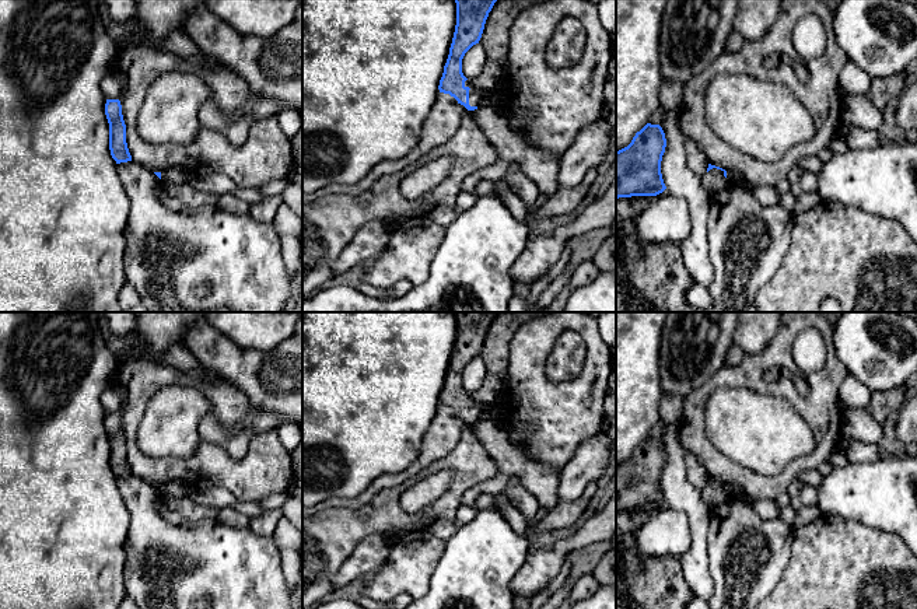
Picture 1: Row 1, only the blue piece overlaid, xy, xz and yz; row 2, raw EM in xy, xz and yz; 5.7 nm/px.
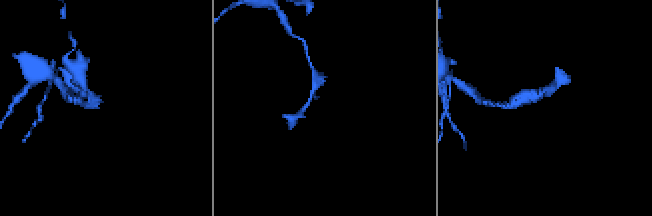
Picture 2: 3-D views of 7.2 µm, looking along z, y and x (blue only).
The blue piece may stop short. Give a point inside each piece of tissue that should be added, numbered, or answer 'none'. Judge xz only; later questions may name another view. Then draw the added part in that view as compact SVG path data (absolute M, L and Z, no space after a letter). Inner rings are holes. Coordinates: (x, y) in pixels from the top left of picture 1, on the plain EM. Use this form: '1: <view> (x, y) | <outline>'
1: xz (478, 412) | M469 393L465 395L465 400L469 400L469 419L470 420L500 420L501 409L498 403L476 403Z

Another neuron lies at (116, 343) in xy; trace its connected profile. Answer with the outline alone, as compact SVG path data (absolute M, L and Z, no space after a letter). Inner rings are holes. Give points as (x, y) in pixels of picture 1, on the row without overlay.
M133 333L126 335L111 335L106 339L108 349L115 354L119 356L126 350L132 350L141 344L141 339Z

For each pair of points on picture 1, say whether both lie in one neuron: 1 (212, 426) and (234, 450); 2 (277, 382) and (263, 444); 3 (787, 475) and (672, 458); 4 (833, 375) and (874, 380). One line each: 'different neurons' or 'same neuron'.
1: same neuron
2: different neurons
3: different neurons
4: different neurons

